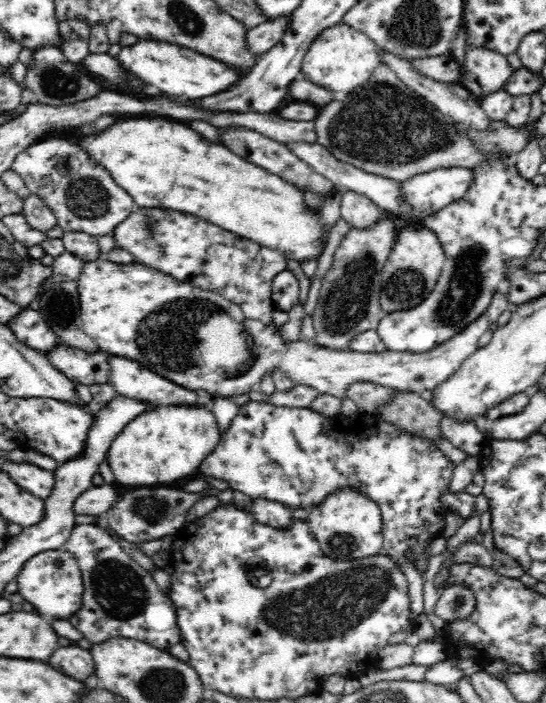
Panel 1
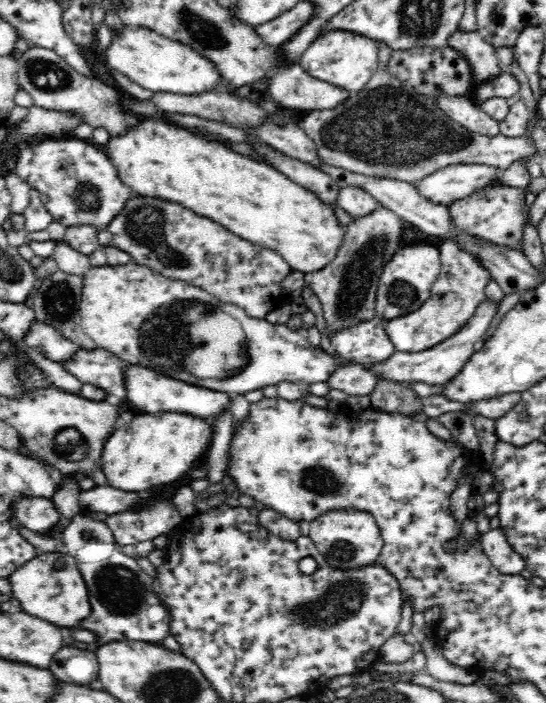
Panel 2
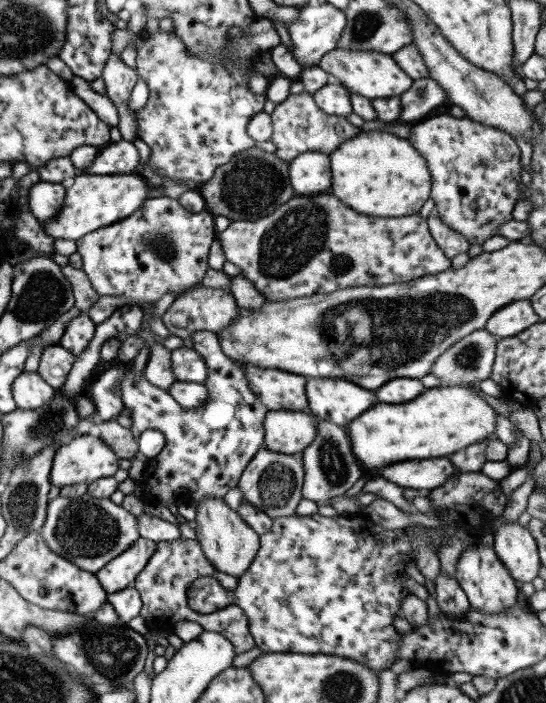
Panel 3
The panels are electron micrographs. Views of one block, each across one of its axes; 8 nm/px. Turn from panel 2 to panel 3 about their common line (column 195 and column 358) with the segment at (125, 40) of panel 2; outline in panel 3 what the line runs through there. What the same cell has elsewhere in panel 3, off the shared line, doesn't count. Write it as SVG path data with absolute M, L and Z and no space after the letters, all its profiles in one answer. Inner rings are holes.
M335 48L323 54L317 65L349 92L368 99L398 97L412 83L411 78L395 64L389 55L375 51L363 52Z

